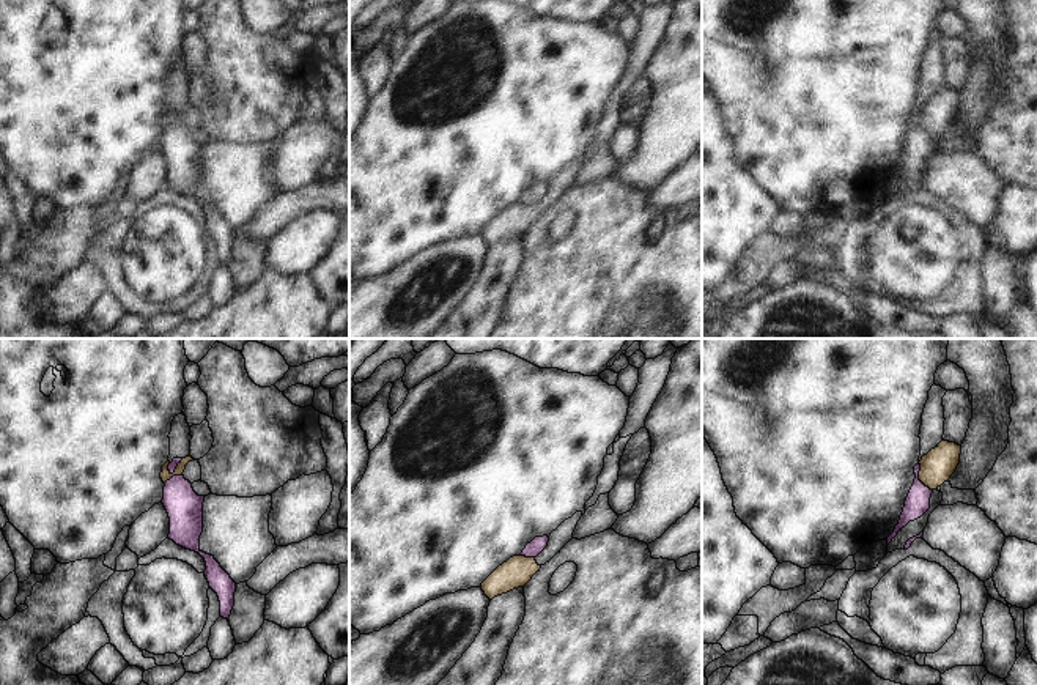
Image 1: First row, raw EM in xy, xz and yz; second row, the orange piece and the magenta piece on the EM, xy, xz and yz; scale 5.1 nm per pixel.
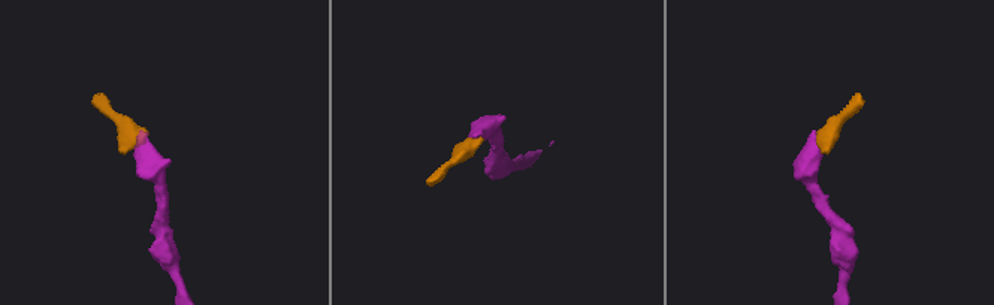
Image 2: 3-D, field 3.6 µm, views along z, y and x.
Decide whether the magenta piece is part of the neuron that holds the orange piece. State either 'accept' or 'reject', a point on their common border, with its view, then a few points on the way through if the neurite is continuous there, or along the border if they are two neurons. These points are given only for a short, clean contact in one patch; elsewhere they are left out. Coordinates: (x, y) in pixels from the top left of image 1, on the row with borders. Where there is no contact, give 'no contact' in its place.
reject | yz (919, 477) | along yz (918, 463), (919, 479), (932, 490)

